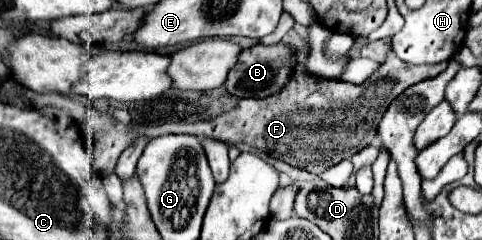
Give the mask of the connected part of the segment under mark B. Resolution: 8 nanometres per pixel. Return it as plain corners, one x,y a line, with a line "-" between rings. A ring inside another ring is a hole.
253,45
245,51
239,53
237,63
231,67
227,81
225,81
225,91
237,99
243,97
269,97
275,91
279,91
293,73
293,63
295,63
295,55
293,49
287,45

